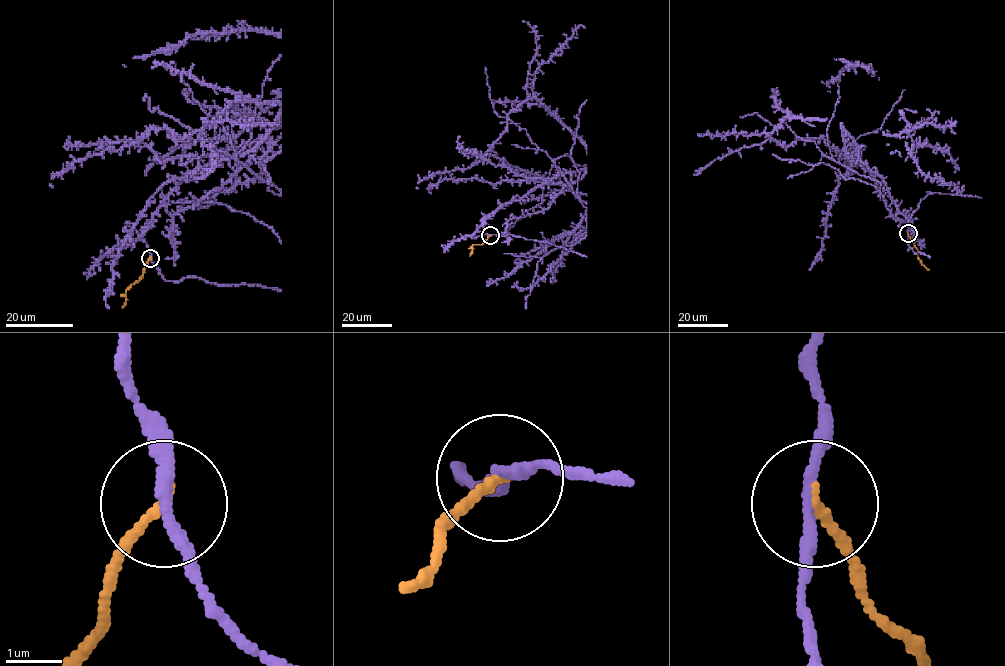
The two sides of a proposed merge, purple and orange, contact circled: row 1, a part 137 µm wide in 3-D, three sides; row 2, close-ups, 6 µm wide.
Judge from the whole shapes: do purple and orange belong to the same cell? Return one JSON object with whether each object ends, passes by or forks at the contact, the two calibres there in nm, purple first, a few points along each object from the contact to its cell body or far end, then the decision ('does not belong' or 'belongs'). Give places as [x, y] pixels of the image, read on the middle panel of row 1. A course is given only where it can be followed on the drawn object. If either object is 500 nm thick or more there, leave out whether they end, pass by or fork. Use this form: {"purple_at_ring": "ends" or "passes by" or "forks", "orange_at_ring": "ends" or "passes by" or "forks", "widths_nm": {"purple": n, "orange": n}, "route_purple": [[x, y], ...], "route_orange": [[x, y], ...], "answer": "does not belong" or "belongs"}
{"purple_at_ring": "passes by", "orange_at_ring": "ends", "widths_nm": {"purple": 200, "orange": 160}, "route_purple": [[490, 234], [491, 213], [545, 180], [449, 173], [475, 163], [524, 101], [554, 114], [491, 100]], "route_orange": [[490, 235], [481, 245], [473, 245], [469, 255]], "answer": "does not belong"}

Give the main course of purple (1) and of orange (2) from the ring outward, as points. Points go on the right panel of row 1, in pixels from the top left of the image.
1: (907, 233), (853, 148), (844, 157), (822, 138), (787, 146), (771, 136), (787, 114), (773, 94)
2: (908, 233), (918, 250), (920, 262), (928, 270)

